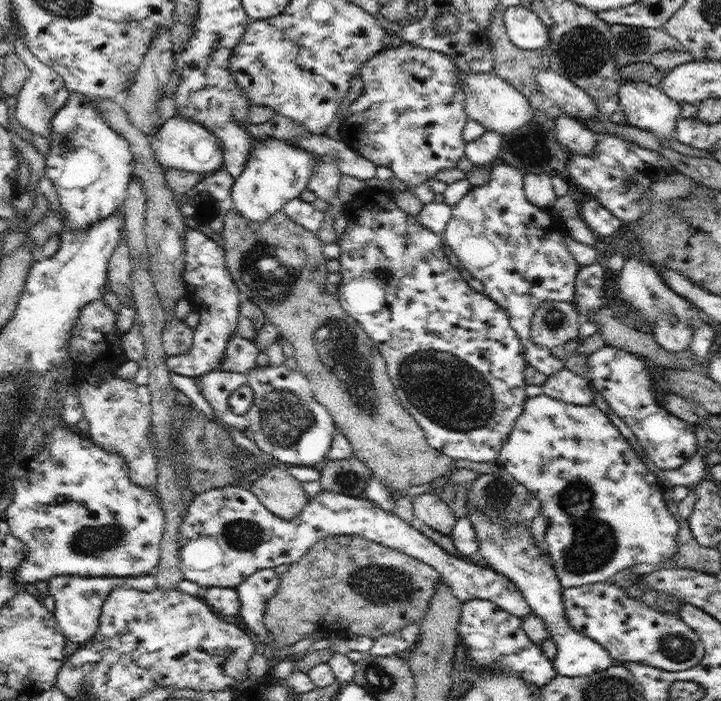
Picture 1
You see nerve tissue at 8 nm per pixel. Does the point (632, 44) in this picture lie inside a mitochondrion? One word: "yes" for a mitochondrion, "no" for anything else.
yes

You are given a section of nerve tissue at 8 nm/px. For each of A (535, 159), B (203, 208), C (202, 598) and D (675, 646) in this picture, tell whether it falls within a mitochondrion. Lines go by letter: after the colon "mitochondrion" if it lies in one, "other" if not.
A: other
B: mitochondrion
C: other
D: mitochondrion

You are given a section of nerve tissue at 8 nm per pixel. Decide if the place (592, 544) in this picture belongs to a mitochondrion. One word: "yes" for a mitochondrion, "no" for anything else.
yes

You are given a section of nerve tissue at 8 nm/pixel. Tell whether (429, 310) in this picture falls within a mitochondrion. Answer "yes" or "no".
no

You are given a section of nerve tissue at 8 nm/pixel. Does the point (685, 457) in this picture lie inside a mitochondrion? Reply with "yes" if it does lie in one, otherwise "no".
no

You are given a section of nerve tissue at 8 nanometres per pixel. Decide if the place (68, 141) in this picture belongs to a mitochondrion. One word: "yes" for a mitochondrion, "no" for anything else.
yes

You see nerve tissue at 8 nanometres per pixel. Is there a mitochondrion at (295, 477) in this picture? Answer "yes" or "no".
no

